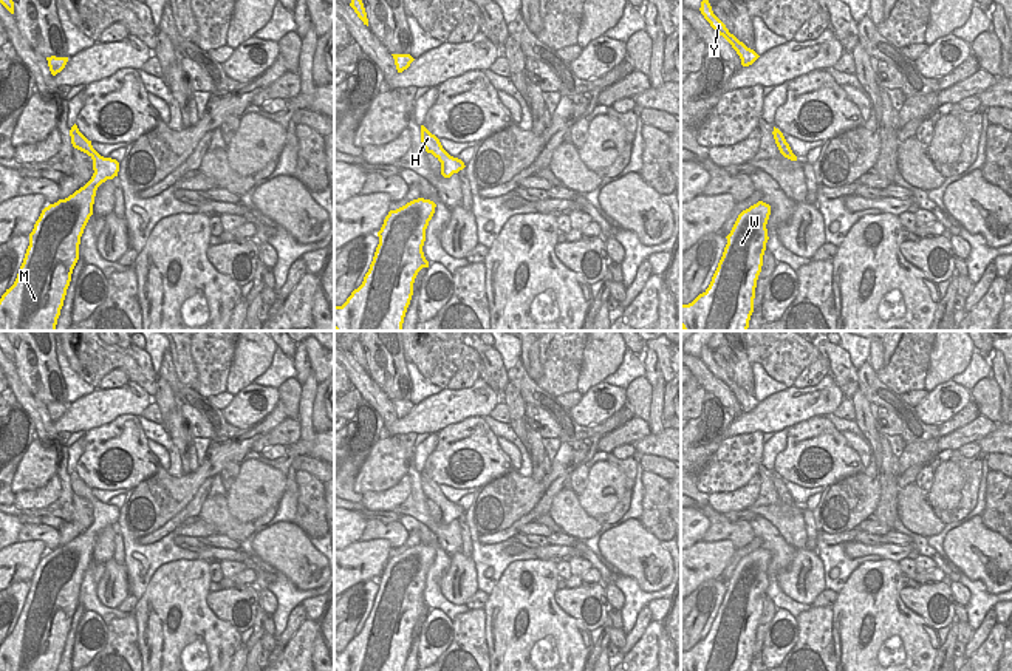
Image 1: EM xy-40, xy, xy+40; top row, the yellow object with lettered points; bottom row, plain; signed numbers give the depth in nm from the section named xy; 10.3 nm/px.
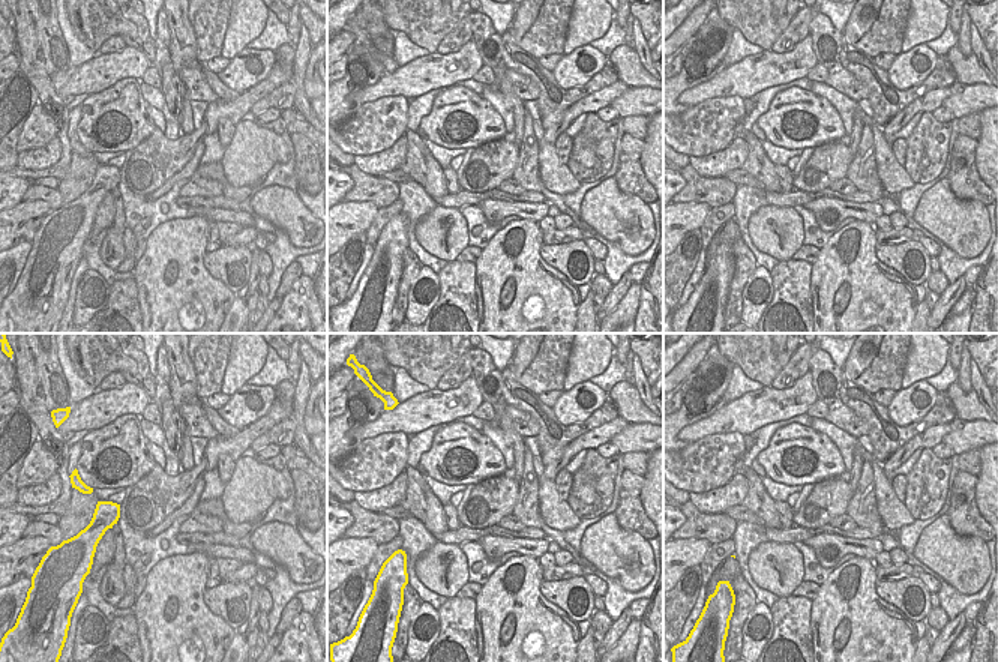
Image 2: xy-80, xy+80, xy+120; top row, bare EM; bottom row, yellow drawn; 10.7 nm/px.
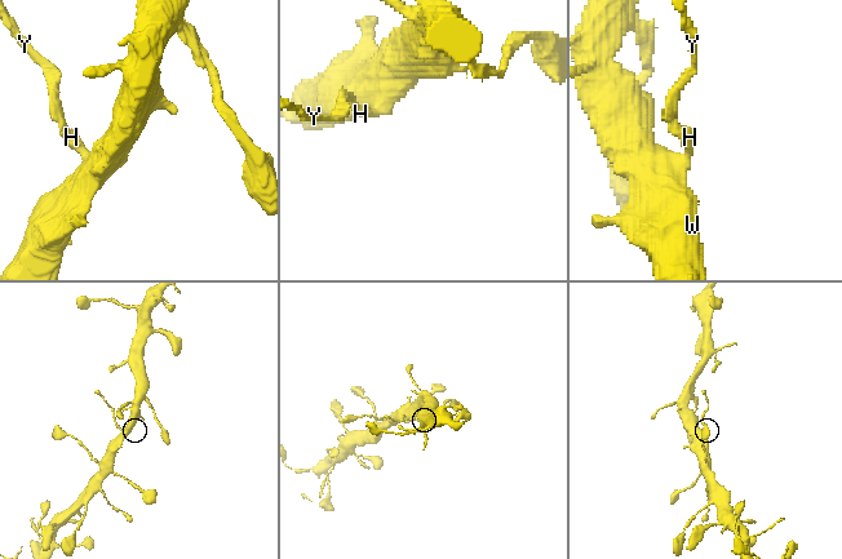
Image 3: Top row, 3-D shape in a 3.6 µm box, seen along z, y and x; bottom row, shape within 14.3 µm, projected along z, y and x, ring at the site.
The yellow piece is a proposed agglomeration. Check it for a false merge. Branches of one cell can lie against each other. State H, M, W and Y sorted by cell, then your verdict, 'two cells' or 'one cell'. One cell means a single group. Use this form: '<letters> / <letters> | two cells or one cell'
H Y / M W | two cells

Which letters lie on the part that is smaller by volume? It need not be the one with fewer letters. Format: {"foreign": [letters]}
{"foreign": ["H", "Y"]}

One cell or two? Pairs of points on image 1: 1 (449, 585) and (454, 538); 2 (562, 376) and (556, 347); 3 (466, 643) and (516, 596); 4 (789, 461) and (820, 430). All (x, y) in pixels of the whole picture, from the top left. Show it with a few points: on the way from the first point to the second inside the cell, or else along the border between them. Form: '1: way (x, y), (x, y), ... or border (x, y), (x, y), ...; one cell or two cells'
1: border (460, 549), (451, 557); two cells
2: way (560, 368), (560, 354); one cell
3: border (483, 608), (485, 643), (489, 654); two cells
4: way (797, 453), (813, 438); one cell

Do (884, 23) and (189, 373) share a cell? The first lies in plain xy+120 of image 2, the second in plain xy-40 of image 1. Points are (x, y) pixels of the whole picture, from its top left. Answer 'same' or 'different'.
different

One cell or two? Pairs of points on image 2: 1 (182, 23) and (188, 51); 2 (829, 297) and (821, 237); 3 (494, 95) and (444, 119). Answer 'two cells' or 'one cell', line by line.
1: one cell
2: two cells
3: two cells

